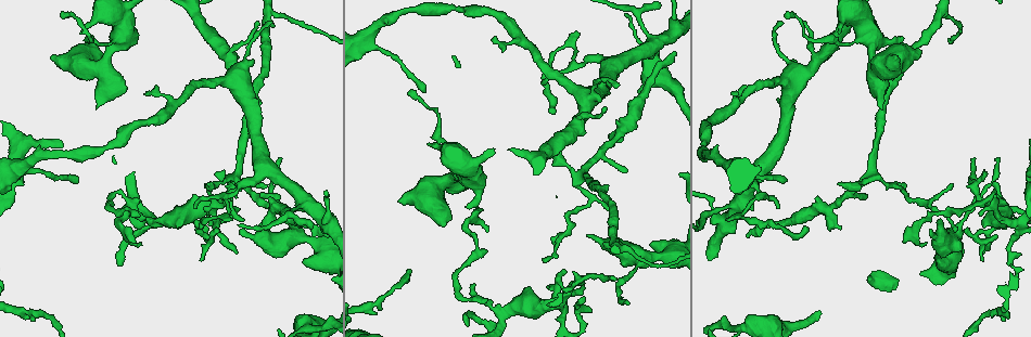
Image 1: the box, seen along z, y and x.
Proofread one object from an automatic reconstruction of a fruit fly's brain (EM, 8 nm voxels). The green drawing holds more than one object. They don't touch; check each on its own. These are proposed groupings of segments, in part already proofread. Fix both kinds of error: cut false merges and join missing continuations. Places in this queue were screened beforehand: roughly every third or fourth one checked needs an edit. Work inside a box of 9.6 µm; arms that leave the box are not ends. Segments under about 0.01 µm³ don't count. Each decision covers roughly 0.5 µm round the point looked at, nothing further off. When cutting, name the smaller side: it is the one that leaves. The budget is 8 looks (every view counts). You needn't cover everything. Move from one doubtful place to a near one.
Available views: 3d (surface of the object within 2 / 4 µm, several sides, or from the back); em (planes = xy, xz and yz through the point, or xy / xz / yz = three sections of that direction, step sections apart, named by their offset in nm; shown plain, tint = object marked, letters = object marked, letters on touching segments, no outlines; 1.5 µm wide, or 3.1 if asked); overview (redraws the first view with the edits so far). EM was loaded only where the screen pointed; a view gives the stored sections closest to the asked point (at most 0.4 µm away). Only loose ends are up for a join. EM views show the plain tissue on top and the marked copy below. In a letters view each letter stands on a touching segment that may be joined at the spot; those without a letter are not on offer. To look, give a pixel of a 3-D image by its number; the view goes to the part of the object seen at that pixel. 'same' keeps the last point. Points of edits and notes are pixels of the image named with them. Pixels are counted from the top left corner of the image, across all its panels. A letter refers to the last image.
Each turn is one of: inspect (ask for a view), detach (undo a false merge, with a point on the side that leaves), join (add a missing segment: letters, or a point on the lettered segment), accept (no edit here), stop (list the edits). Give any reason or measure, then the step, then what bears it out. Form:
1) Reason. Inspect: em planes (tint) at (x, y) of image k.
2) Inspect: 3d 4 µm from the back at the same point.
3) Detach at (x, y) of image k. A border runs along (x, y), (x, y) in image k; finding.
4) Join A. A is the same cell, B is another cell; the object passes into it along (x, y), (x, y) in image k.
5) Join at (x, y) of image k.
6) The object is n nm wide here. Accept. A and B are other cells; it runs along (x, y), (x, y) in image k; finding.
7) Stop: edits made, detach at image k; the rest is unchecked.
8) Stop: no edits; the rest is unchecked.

End of a long branch. Inspect: 3d 4 µm at (999, 158) of image 1.

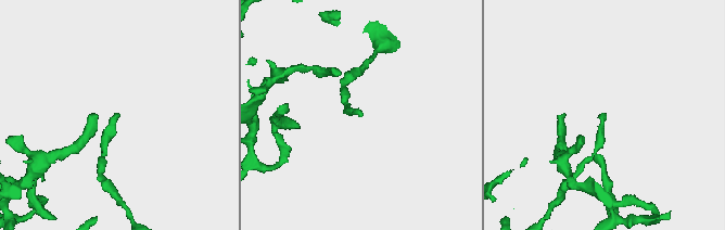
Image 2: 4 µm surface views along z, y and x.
Now the EM. Inspect: em yz step 8 (tint) at (361, 114) of image 2.

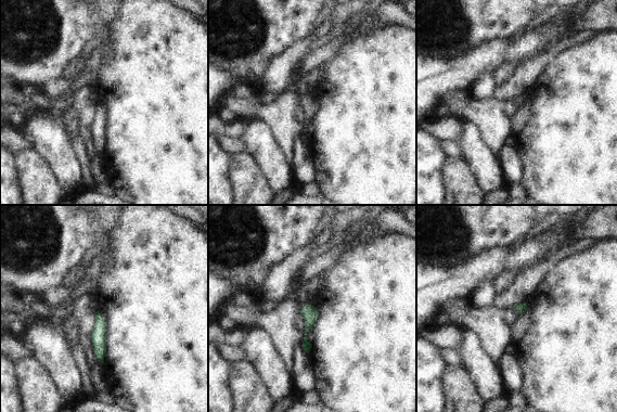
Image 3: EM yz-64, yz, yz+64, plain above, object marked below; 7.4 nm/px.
See the neighbours. Inspect: em yz step 8 (letters) at the same point.

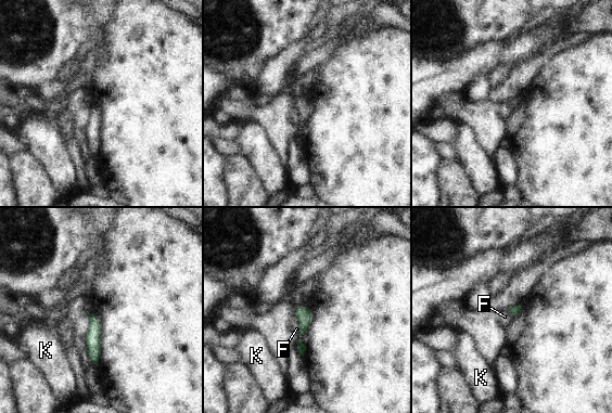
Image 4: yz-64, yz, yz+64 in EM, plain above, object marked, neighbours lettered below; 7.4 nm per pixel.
Accept. F and K are other cells; a border runs along (293, 315), (300, 323), (297, 333) in image 4; none of them fits.

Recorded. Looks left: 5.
Thin end. Inspect: 3d 2 µm at (555, 257) of image 1.

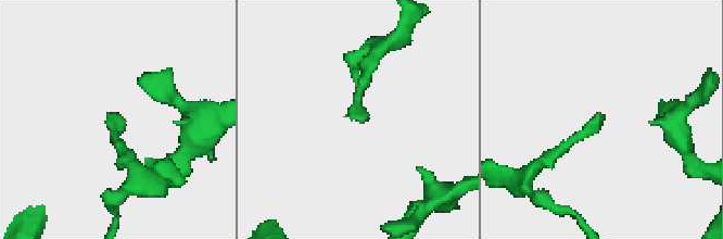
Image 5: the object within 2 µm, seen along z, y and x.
Need the tissue. Inspect: em yz step 4 (letters) at (596, 112) of image 5.

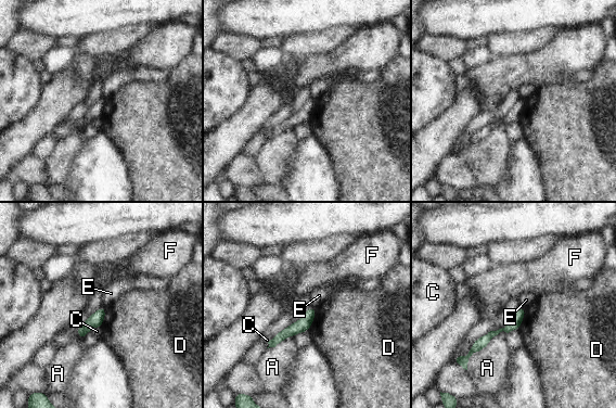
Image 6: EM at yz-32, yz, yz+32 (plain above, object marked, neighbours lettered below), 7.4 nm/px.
Accept. A, C, D, E and F are other cells; it runs along (523, 310), (473, 349) in image 6; no lettered segment goes on from it.

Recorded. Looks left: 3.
Branch stops here. Inspect: em xz step 4 (tint) at (470, 205) of image 1.

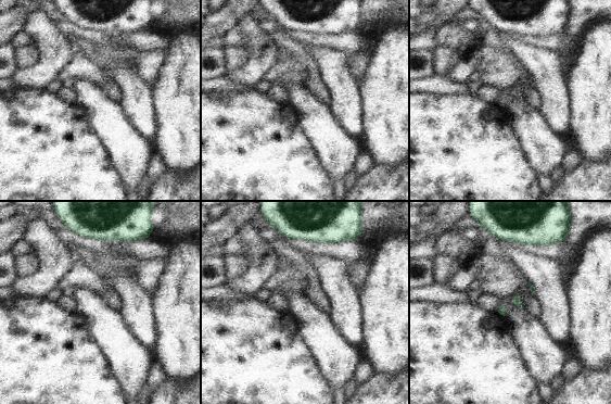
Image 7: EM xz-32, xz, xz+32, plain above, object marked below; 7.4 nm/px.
Cut it another way. Inspect: em planes (tint) at the same point.

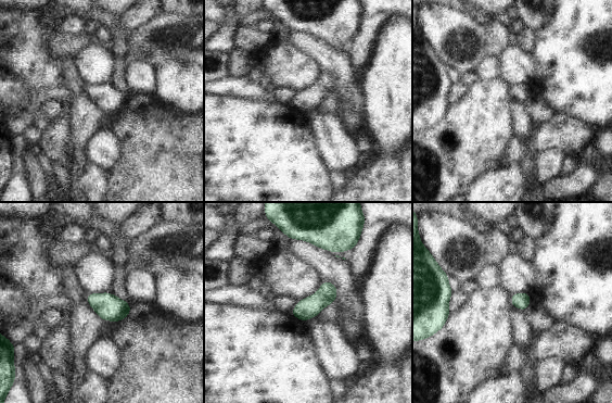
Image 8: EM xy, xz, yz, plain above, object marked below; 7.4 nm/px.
Inspect: em planes (letters) at the same point.

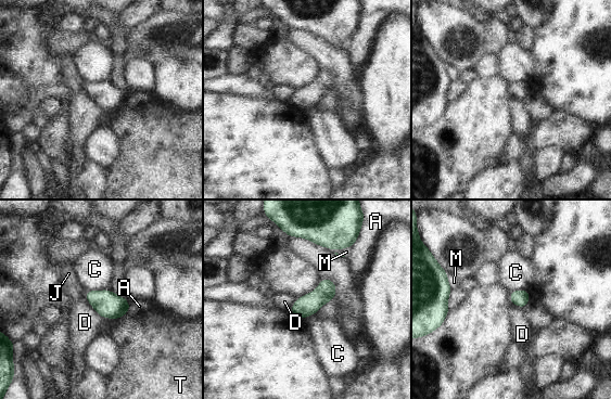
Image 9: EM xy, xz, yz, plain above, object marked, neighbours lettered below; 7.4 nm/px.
The object is 120 nm wide here. Accept. A, C, D, J, M and T are other cells; a border runs along (85, 291), (88, 303), (102, 318) in image 9; none of them fits.

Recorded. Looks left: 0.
Stop: no edits; the rest is unchecked.

